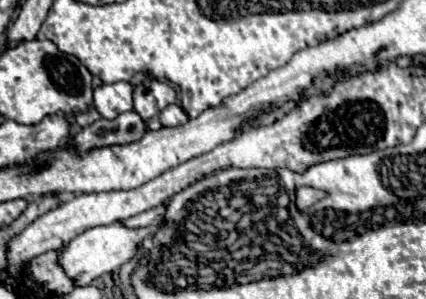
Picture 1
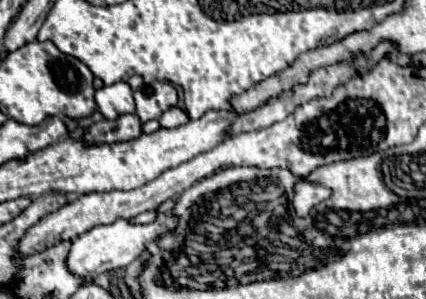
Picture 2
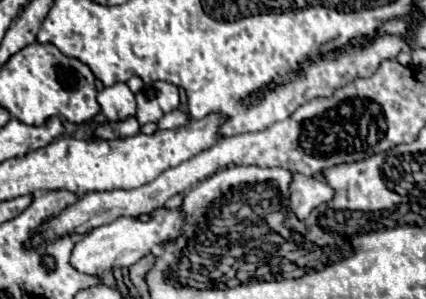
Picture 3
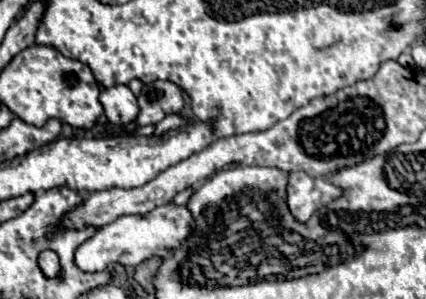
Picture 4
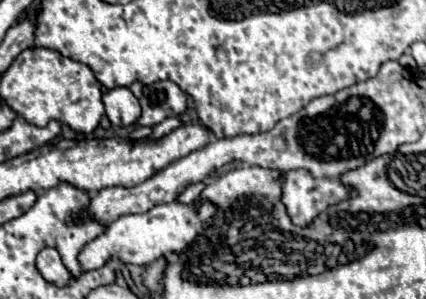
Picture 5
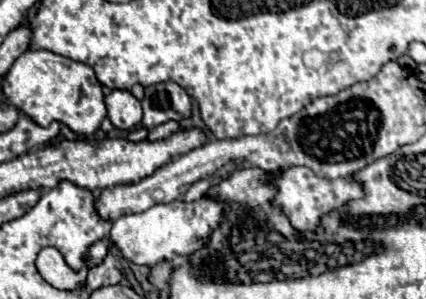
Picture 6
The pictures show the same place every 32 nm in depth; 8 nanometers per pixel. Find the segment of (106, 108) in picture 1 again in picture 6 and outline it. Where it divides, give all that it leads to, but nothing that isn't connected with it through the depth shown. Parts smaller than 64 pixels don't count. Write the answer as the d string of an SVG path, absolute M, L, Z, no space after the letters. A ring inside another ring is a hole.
M112 90L106 98L108 118L120 130L132 130L142 120L142 106L130 90Z

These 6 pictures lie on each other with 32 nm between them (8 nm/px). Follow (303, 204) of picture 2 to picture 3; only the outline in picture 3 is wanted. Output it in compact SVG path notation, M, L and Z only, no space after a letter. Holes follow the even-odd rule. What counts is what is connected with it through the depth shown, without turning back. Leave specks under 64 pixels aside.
M294 174L292 176L292 186L290 186L290 206L292 212L304 220L308 218L308 214L320 206L322 202L328 202L334 196L334 190L318 178L306 178L302 174Z

